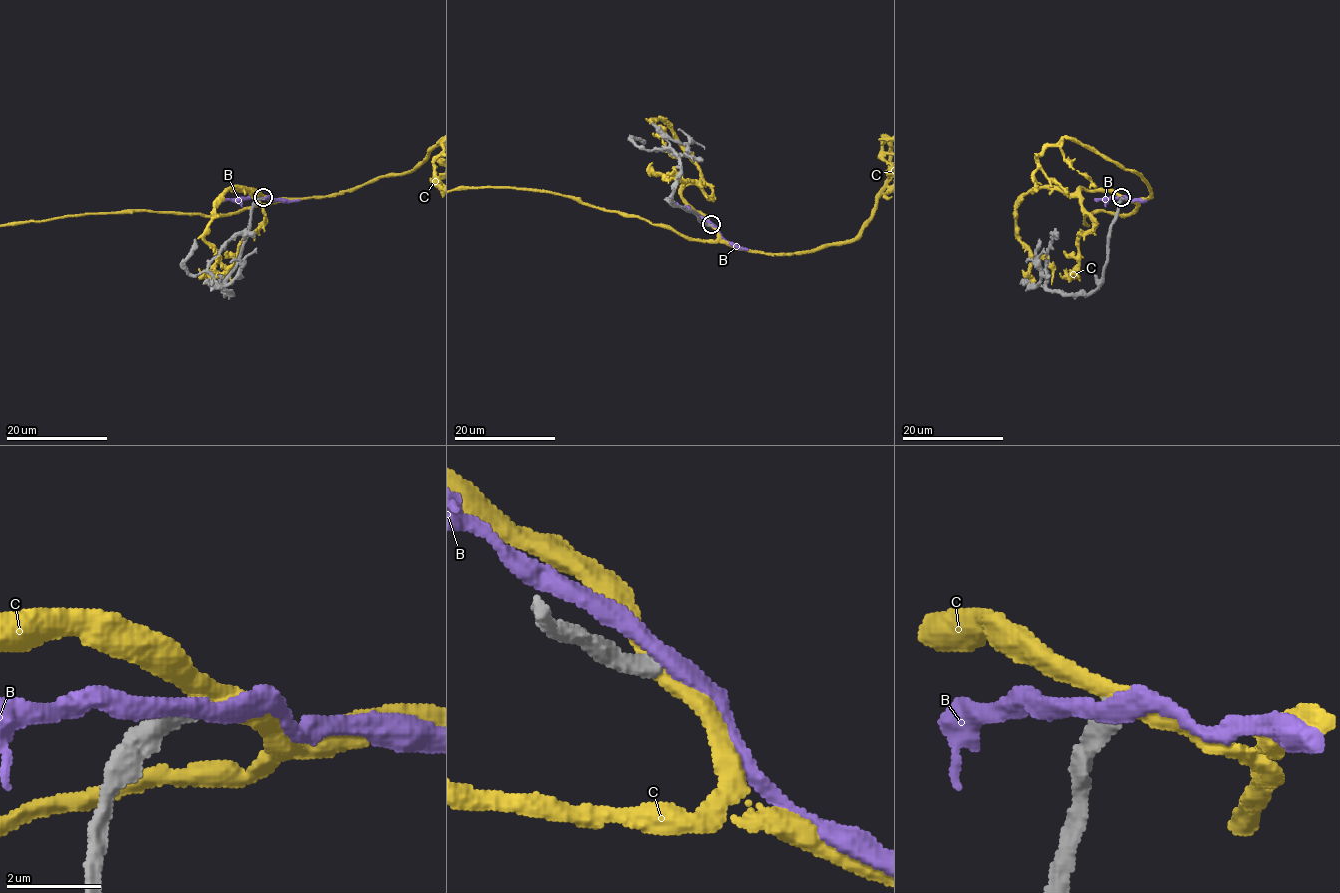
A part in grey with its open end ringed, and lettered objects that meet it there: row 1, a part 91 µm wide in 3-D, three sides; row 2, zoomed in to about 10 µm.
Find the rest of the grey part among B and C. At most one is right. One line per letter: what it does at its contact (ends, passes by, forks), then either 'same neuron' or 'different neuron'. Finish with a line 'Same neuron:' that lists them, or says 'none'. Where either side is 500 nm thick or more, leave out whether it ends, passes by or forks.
B: it passes by | different neuron
C: it passes by | different neuron
Same neuron: none

